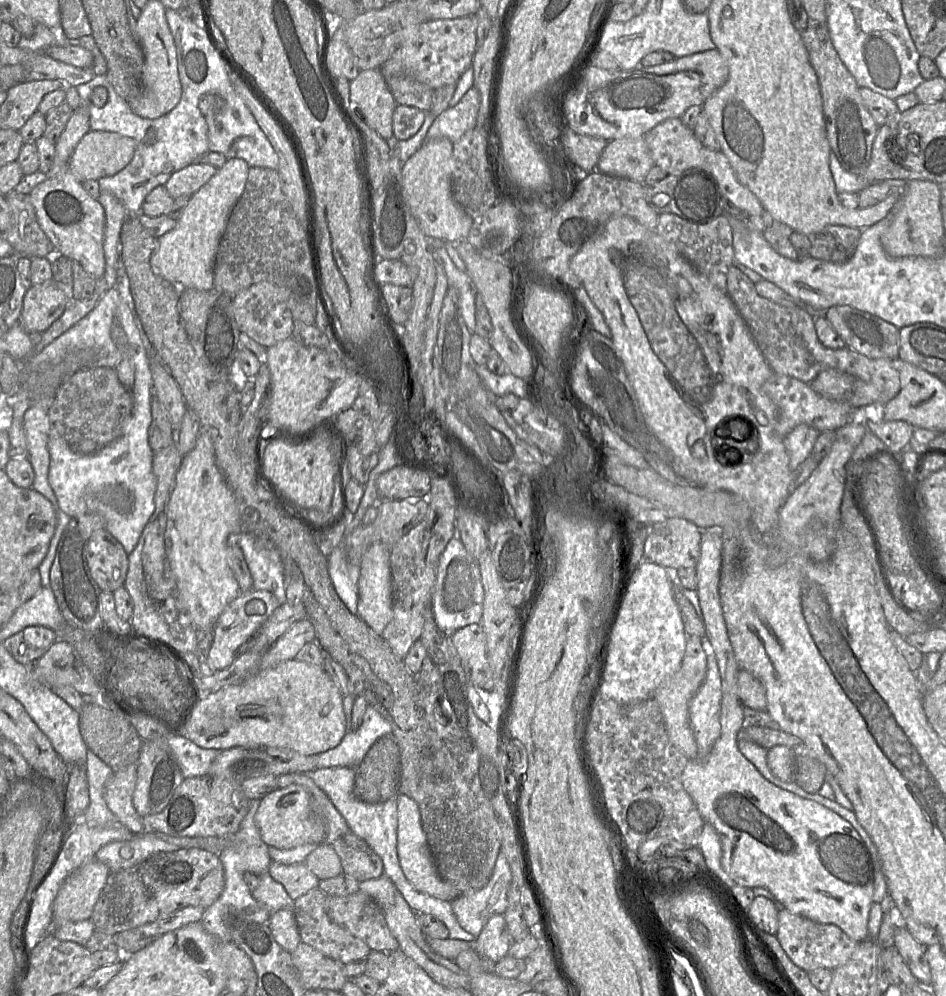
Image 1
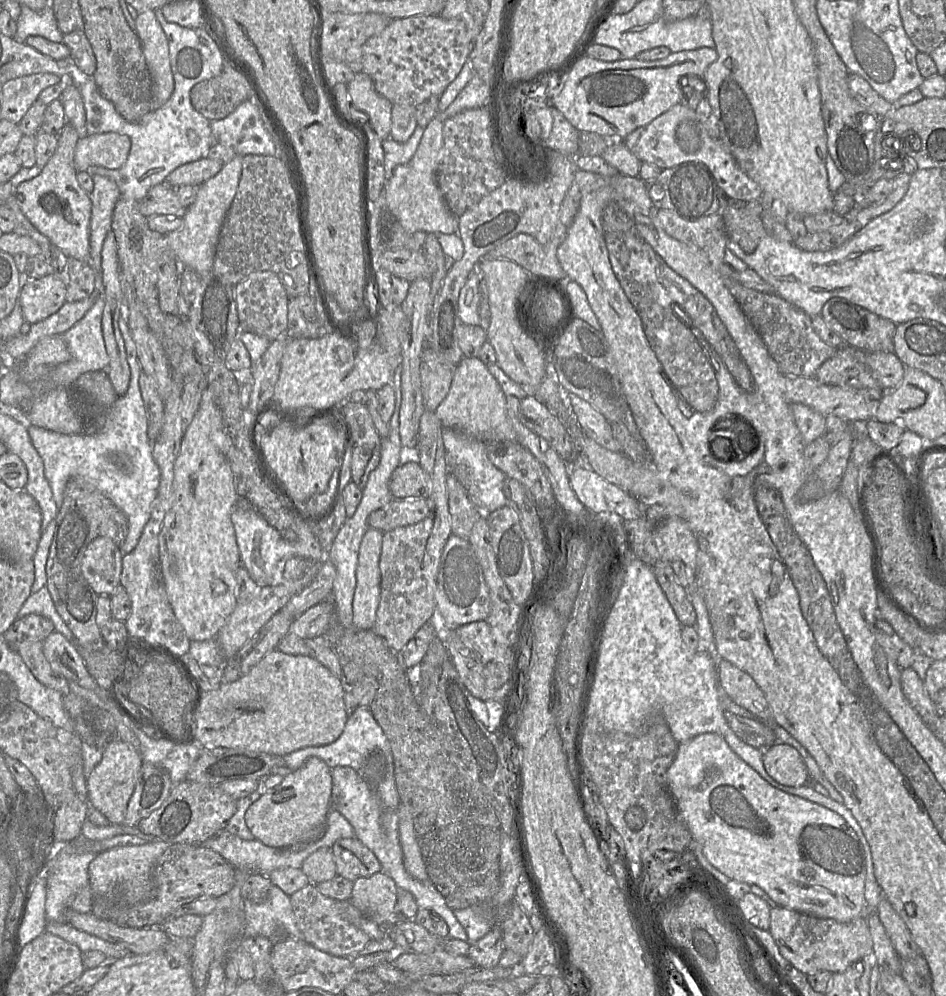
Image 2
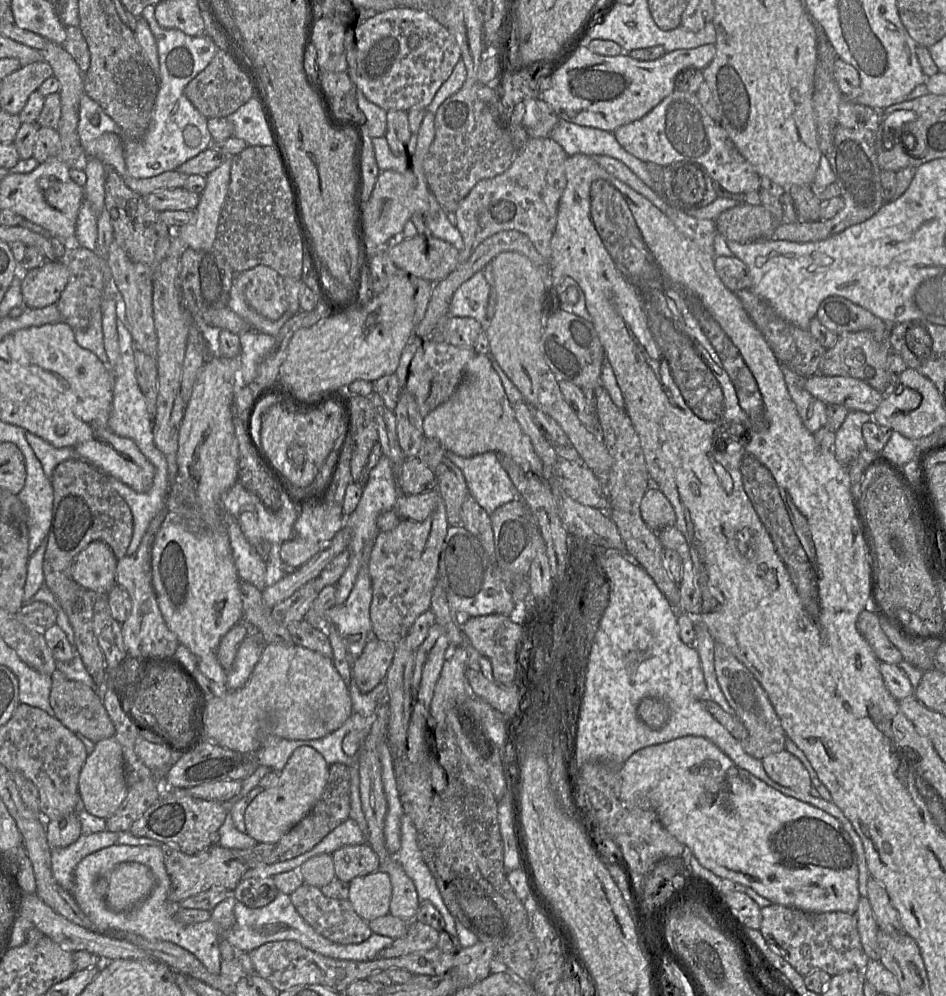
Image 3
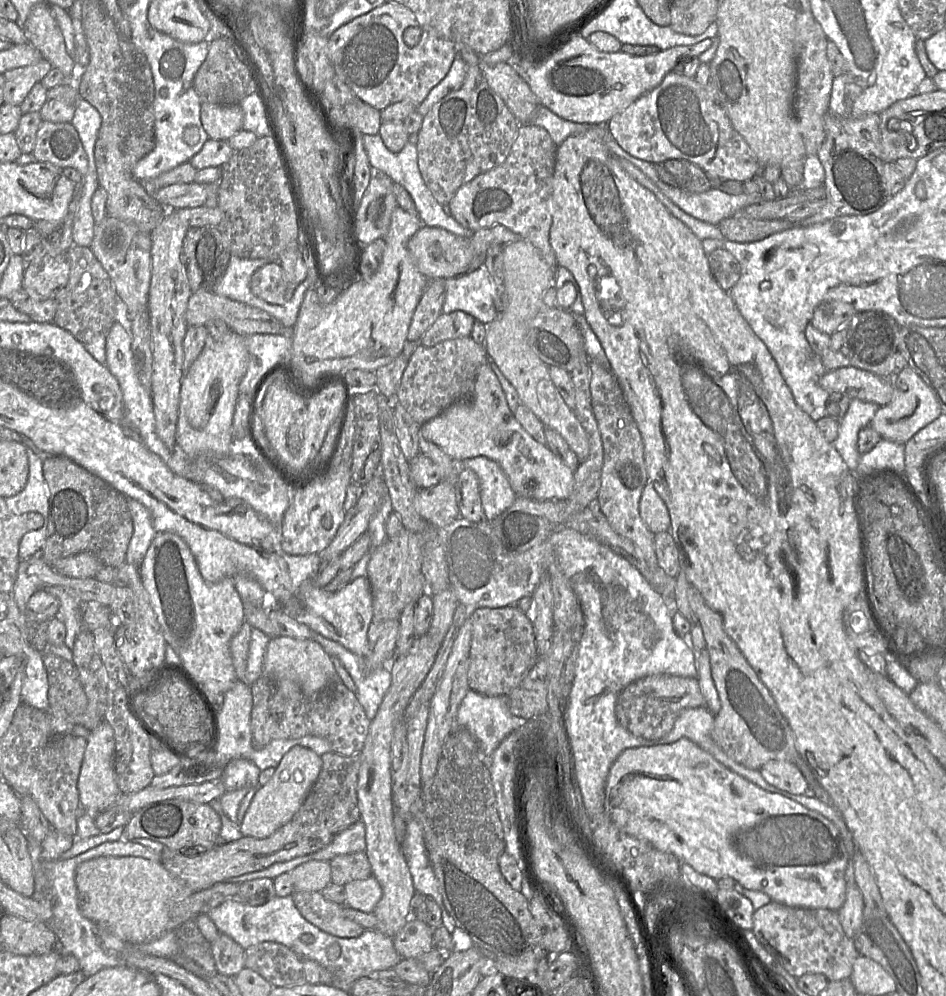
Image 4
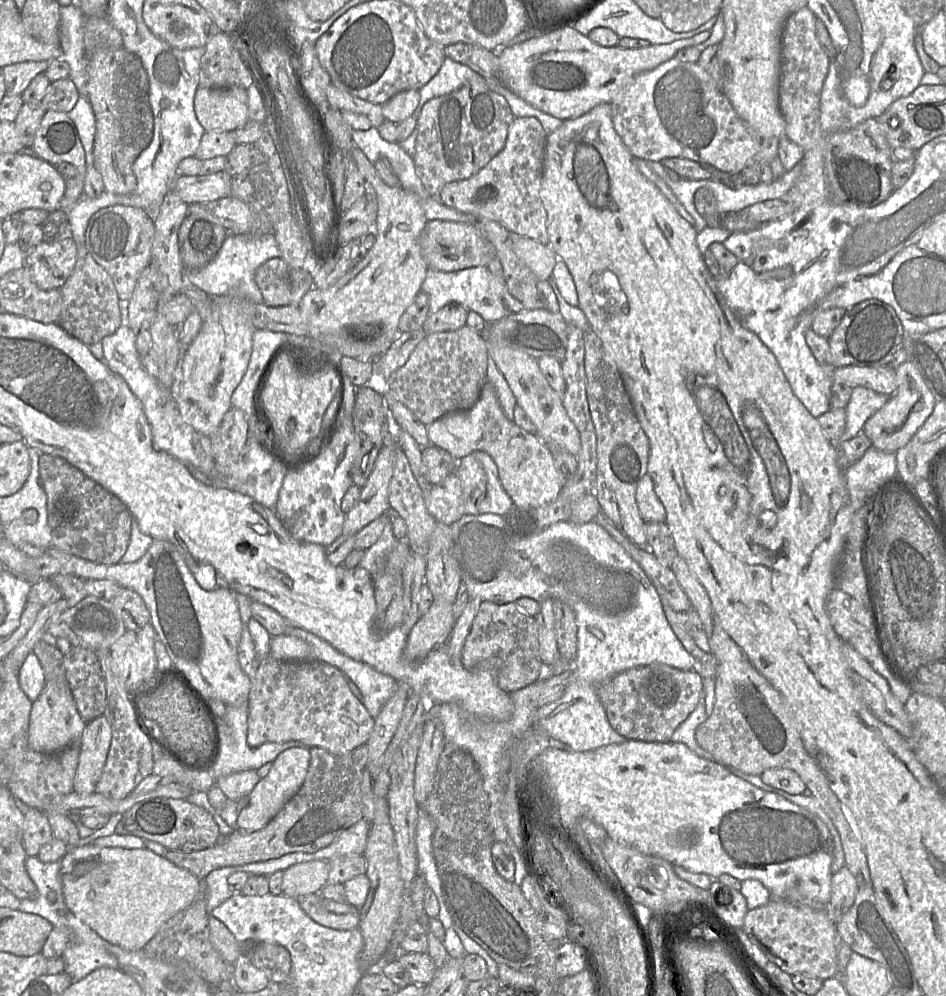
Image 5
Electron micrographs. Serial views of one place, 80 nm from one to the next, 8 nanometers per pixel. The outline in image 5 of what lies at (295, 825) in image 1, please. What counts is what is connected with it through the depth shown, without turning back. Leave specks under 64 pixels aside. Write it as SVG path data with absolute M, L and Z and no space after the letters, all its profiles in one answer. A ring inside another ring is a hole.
M292 747L280 753L272 763L268 775L261 778L249 793L247 805L238 814L237 826L252 832L263 829L302 786L310 758L309 748Z

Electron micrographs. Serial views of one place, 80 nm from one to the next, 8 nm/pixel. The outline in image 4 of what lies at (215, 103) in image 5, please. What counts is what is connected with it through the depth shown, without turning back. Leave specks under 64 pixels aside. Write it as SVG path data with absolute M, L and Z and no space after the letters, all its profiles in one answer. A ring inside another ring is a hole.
M201 103L200 117L204 130L213 140L228 141L243 127L243 111L240 104Z

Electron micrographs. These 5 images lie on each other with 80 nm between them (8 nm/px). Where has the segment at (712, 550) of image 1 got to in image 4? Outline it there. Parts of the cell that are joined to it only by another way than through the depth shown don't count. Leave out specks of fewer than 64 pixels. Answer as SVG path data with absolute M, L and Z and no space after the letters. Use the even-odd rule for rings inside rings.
M681 738L671 744L625 749L609 770L605 785L605 810L613 823L624 833L645 840L660 851L673 854L681 863L687 863L697 872L715 880L731 877L746 889L761 891L769 895L772 901L794 908L839 910L845 901L847 891L845 872L849 853L836 825L820 813L810 810L792 799L760 788L722 765L712 755L687 738Z

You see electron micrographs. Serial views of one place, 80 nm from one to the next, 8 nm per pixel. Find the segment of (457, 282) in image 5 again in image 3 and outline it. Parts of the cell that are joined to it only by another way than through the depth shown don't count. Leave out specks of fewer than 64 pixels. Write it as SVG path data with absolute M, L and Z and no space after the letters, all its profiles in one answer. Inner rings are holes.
M479 271L455 291L448 308L448 317L474 318L486 331L491 321L486 318L489 294L490 285L483 271Z

